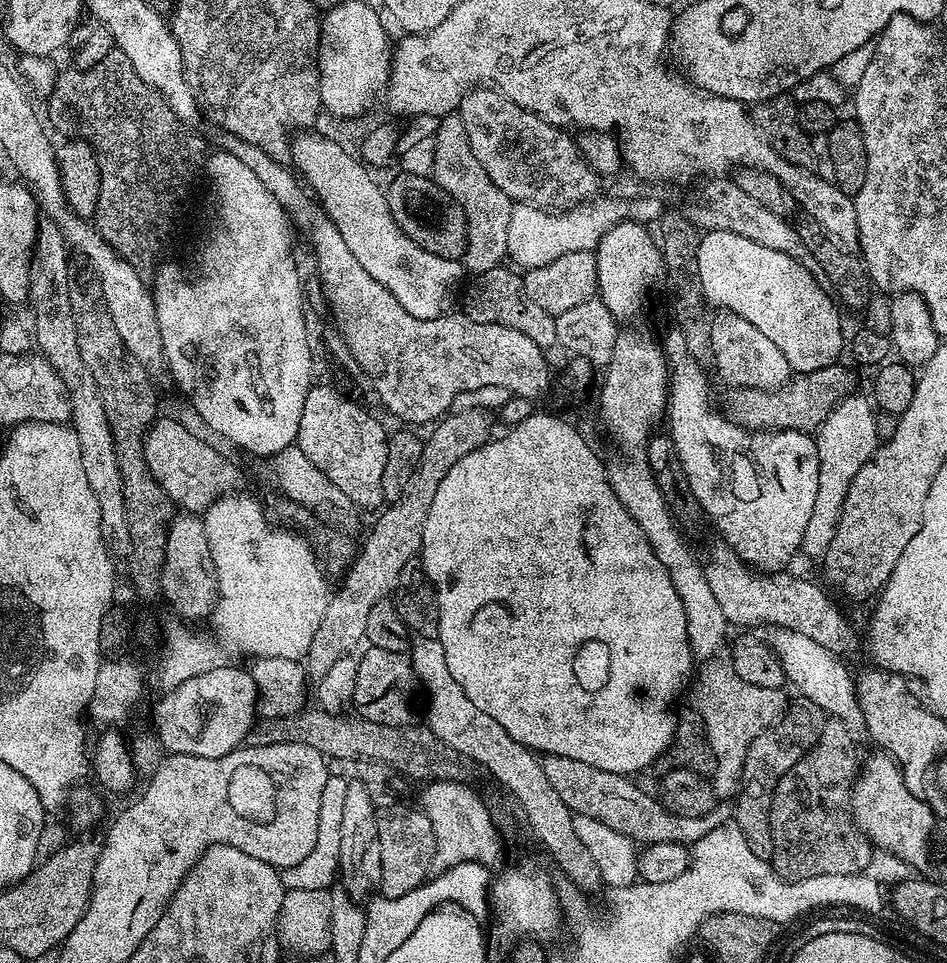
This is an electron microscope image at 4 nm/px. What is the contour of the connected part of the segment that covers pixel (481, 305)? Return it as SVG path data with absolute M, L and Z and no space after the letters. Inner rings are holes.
M501 266L486 270L481 276L475 277L471 281L473 284L469 288L467 285L462 292L463 315L469 316L474 322L510 326L510 330L519 330L526 334L526 338L530 338L530 342L534 342L542 350L548 350L548 347L556 344L556 317L532 301L530 294L526 294L524 289L523 275L519 271L516 273L511 270L516 271L511 267Z

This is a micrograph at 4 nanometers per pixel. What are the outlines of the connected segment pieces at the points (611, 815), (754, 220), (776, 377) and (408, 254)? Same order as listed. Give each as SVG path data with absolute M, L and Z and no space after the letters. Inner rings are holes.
M547 753L541 764L546 778L553 784L573 815L592 817L612 830L624 834L633 843L647 846L658 842L678 842L691 846L698 842L710 830L729 823L730 808L724 802L717 803L710 814L698 818L688 818L686 815L674 814L652 793L642 790L631 777L614 774L608 770L599 770L598 767L587 765L582 759L566 758L565 755Z
M704 178L700 185L688 196L686 215L698 229L704 232L729 232L742 234L742 238L750 238L750 242L758 242L758 246L770 246L770 250L778 250L778 254L786 254L809 270L816 268L810 250L800 243L795 227L785 217L771 213L766 206L761 206L746 190L737 186L732 178Z
M727 310L715 314L708 332L708 344L712 362L725 387L772 389L791 379L794 370L789 366L785 354L758 326Z
M300 130L290 140L290 164L310 192L312 187L311 195L320 199L323 214L334 222L350 254L354 254L359 264L402 302L406 314L429 320L451 309L448 307L452 299L455 296L457 299L462 288L460 279L466 276L463 263L430 254L410 239L398 222L394 222L382 184L372 180L373 173L356 156L352 157L338 141L319 136L316 130Z

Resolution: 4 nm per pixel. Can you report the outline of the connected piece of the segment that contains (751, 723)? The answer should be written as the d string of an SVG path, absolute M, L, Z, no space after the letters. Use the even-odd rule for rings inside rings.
M717 654L703 661L695 673L694 684L695 680L696 701L694 701L694 707L696 711L702 714L704 725L709 734L717 734L716 732L748 732L747 734L765 732L770 725L775 724L784 715L786 707L785 689L754 686L754 682L742 682L742 678L738 678L738 670L734 670L731 655Z

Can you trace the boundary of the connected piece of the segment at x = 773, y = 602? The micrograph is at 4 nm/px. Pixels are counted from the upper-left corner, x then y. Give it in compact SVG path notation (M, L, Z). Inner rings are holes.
M715 542L708 548L708 561L702 567L710 591L718 598L722 614L726 614L729 625L768 624L791 631L801 631L814 641L820 642L832 653L845 654L852 648L852 628L840 608L812 580L791 576L791 571L757 572L742 558L736 549L723 542Z

